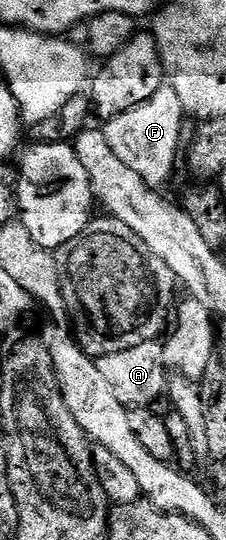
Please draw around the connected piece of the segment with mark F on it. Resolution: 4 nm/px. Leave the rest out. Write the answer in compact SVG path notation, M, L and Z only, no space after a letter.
M163 86L147 102L119 114L104 125L103 131L111 150L119 154L119 162L131 166L139 178L150 186L161 186L169 180L173 163L177 160L177 147L181 144L181 120L186 119L179 94L168 86Z

